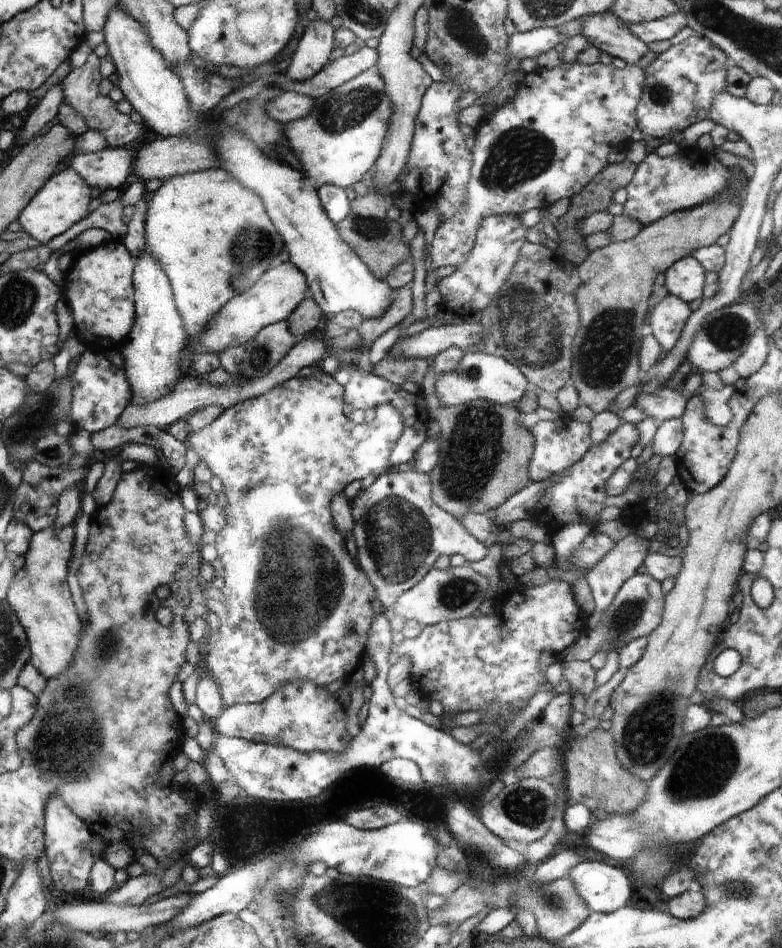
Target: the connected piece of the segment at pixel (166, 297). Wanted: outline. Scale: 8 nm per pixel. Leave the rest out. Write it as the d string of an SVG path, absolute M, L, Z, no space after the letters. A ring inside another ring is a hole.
M148 249L134 256L136 264L136 305L140 310L140 322L132 330L132 339L121 345L124 357L123 370L131 387L132 398L140 396L151 402L170 393L180 378L179 360L186 346L187 335L177 314L171 285L159 260Z

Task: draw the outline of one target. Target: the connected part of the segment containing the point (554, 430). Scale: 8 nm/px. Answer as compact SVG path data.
M565 415L558 422L542 421L531 429L534 438L533 454L529 463L529 478L534 483L546 481L548 478L560 475L579 462L591 448L591 431L589 424L576 422Z

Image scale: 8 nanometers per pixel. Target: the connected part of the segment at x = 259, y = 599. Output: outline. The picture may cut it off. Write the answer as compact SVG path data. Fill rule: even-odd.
M319 372L317 375L301 378L295 377L290 381L276 386L273 390L259 396L238 402L231 408L224 409L216 421L205 428L188 434L187 447L191 449L213 476L218 477L224 485L224 493L228 498L228 505L223 510L226 525L216 536L216 551L222 561L224 571L224 588L221 589L221 601L208 601L208 610L214 612L220 620L218 640L212 642L212 647L204 653L202 669L212 676L218 686L225 707L249 703L265 702L276 690L291 683L317 683L320 687L328 687L337 680L348 680L351 675L362 666L365 653L365 643L369 627L374 616L383 613L384 607L377 600L374 588L370 585L366 574L361 570L356 558L351 556L345 548L345 535L340 534L333 526L331 514L332 500L345 488L356 480L362 480L371 474L380 476L390 472L389 459L398 438L405 428L404 418L400 412L389 403L376 407L376 418L372 422L356 424L343 412L343 395L345 386L336 382L332 375Z

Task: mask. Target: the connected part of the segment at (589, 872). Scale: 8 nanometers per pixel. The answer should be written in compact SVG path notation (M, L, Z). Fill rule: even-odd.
M582 861L581 864L574 866L565 875L575 887L579 898L596 913L612 913L621 907L626 907L635 899L631 884L621 868L608 866L602 862Z

